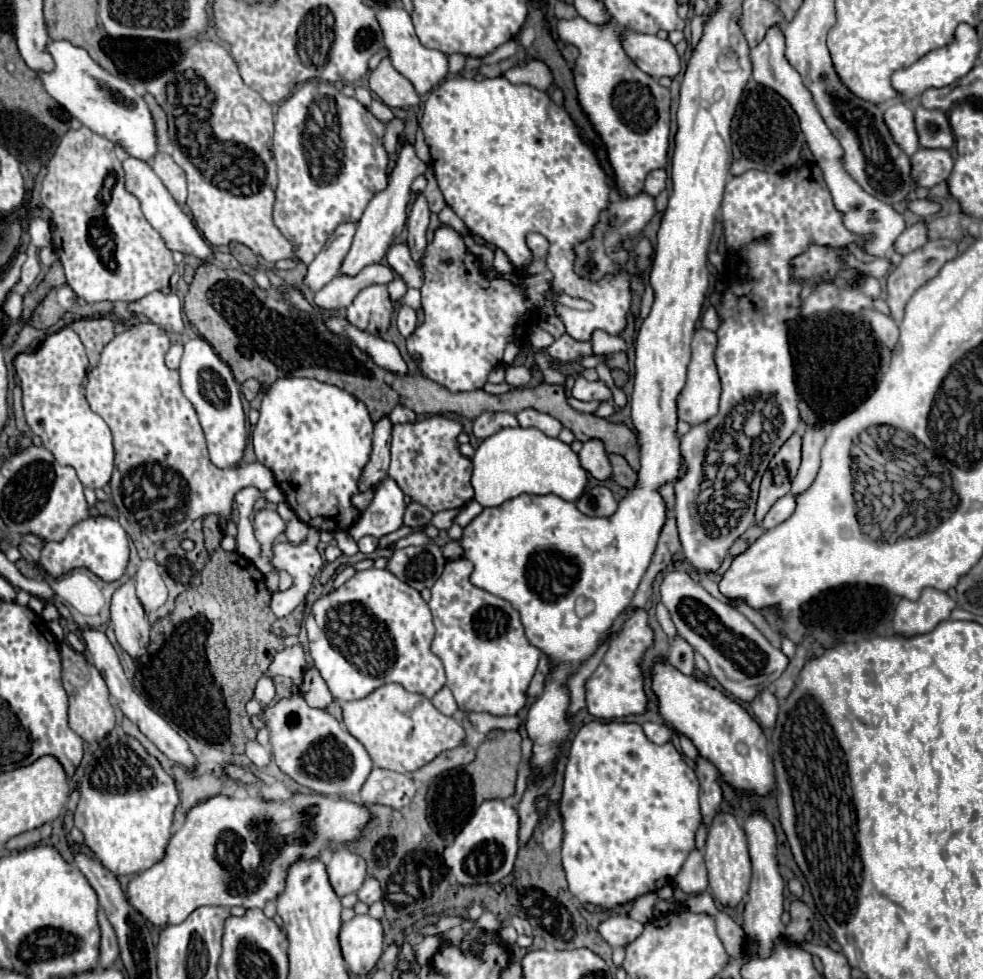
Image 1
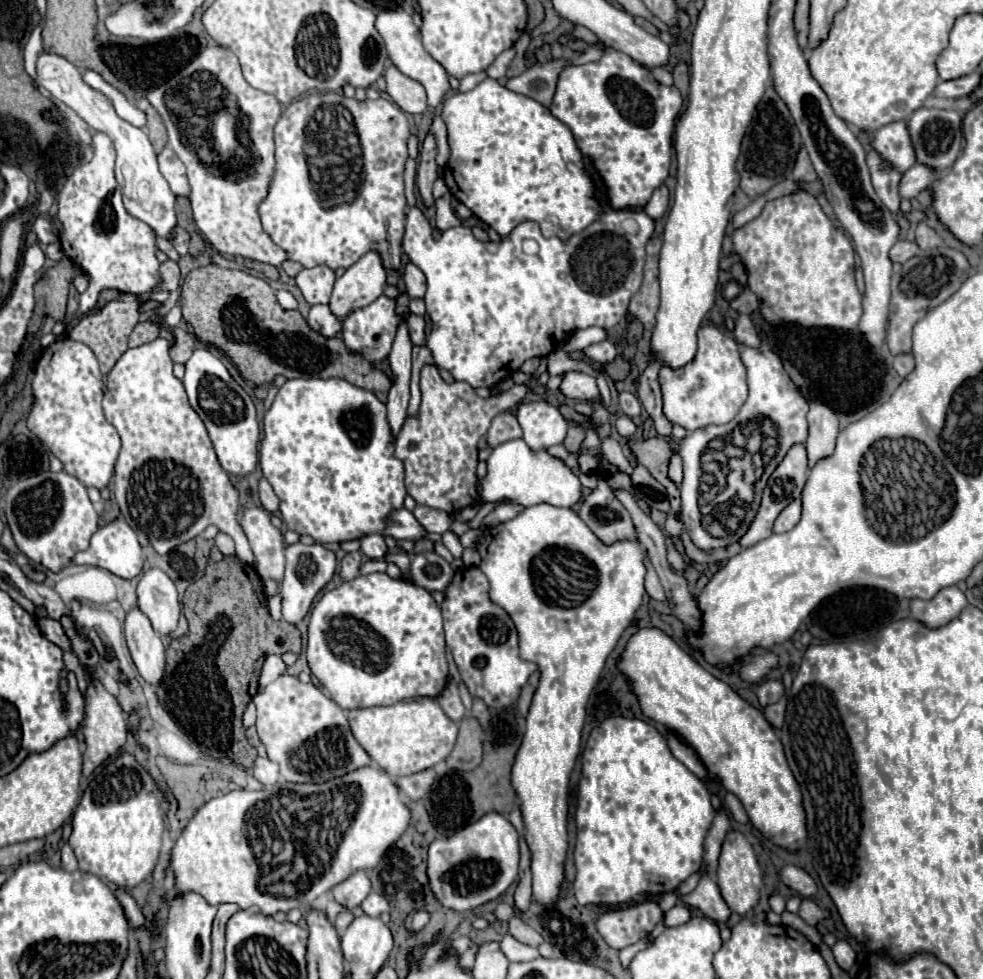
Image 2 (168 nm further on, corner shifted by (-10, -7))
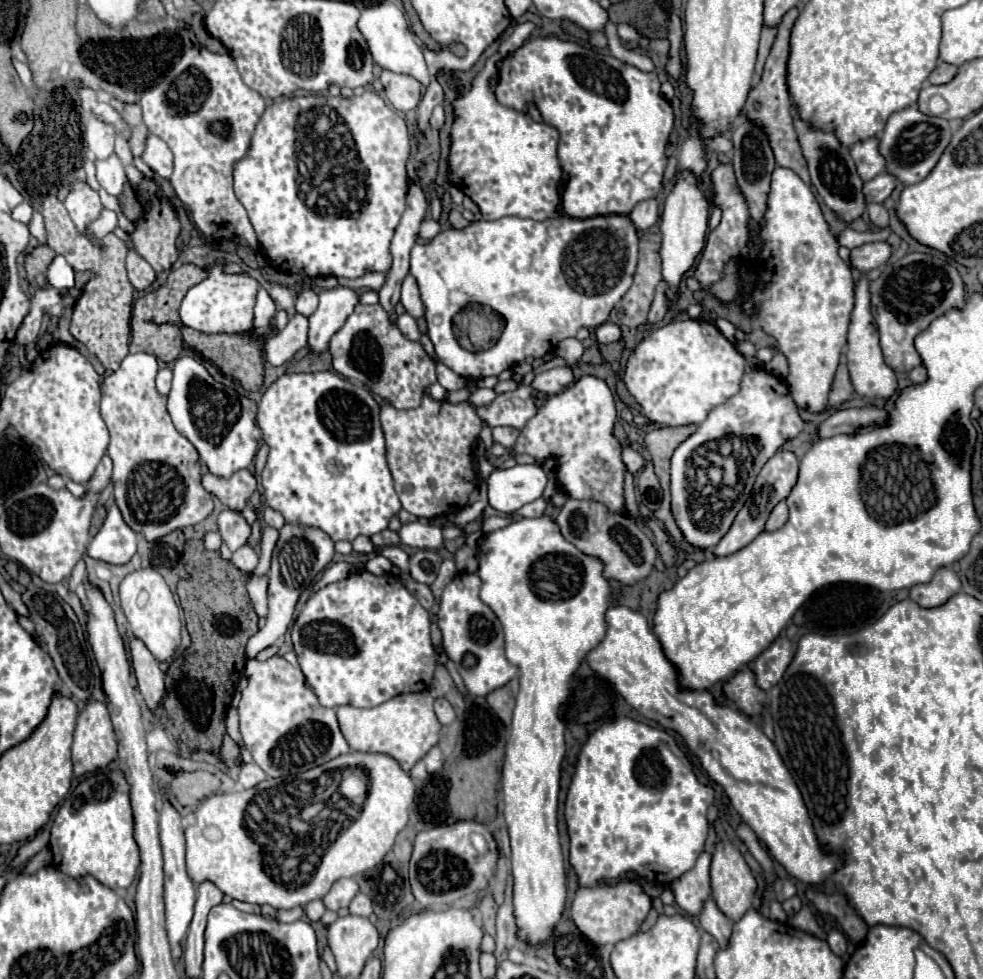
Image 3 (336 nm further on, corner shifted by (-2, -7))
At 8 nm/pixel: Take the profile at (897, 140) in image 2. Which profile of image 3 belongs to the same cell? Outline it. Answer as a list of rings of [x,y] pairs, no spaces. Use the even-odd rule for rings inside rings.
[[[875,136],[853,144],[851,156],[859,168],[859,176],[863,176],[865,182],[873,180],[877,174],[887,170],[887,162],[885,162],[883,154],[879,152],[879,138],[875,138]]]

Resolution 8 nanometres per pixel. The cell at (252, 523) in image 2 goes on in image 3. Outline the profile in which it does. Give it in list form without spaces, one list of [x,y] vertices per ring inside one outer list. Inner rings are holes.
[[[223,510],[219,514],[217,524],[219,524],[219,532],[221,532],[221,536],[227,542],[227,546],[229,546],[231,552],[235,552],[241,546],[247,546],[249,544],[251,524],[245,520],[245,516],[241,512]]]

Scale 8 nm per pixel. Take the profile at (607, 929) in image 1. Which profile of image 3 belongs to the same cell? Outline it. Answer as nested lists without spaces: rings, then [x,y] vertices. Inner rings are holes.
[[[635,882],[597,884],[593,888],[579,888],[573,900],[573,922],[595,944],[617,944],[639,932],[641,922],[651,910],[651,898]]]

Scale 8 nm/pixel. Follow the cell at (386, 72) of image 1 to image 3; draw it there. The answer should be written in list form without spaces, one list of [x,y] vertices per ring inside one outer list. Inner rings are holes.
[[[383,70],[379,80],[383,84],[385,96],[397,110],[409,112],[415,110],[417,104],[421,102],[421,84],[415,78]]]

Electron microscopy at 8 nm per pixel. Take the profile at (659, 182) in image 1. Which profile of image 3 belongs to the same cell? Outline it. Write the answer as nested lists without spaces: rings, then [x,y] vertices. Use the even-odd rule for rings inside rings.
[[[649,198],[639,202],[633,210],[631,210],[631,220],[639,230],[647,230],[651,228],[657,220],[659,220],[659,202],[657,198]]]

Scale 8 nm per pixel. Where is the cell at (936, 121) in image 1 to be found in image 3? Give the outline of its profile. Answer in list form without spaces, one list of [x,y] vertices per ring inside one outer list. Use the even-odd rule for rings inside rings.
[[[911,106],[889,116],[885,130],[881,134],[879,150],[887,160],[887,172],[897,176],[897,180],[903,184],[917,184],[929,176],[929,172],[939,162],[949,142],[951,142],[951,128],[945,118],[927,116],[917,106]]]

